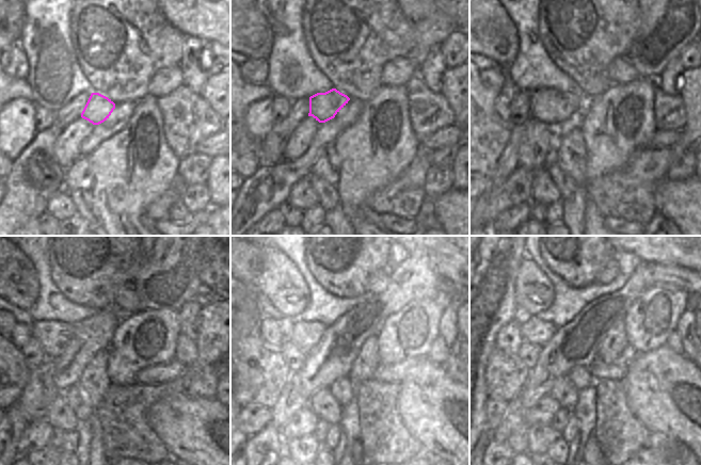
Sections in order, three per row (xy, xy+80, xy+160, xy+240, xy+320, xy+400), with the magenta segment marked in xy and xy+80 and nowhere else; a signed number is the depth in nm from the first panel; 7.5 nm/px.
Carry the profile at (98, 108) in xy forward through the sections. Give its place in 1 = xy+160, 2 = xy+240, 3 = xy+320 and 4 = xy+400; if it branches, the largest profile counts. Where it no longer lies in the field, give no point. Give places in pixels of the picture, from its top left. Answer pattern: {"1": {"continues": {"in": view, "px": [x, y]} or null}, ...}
{"1": {"continues": {"in": "xy+160", "px": [548, 106]}}, "2": {"continues": {"in": "xy+240", "px": [53, 336]}}, "3": {"continues": {"in": "xy+320", "px": [305, 334]}}, "4": {"continues": {"in": "xy+400", "px": [535, 331]}}}

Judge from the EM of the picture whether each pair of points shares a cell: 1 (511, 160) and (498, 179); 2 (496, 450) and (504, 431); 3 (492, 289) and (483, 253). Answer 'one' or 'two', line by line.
1: one
2: two
3: one

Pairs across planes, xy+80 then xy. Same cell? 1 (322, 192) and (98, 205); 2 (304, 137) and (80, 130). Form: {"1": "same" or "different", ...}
{"1": "different", "2": "same"}

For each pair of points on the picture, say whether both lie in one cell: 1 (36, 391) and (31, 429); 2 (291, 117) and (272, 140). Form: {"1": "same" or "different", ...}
{"1": "different", "2": "same"}

